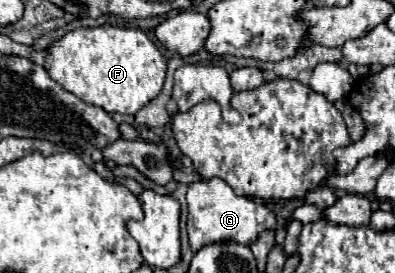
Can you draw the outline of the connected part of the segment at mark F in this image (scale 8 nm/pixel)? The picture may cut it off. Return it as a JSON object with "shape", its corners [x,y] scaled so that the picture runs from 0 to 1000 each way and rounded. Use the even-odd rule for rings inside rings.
{"shape":[[[197,103],[122,176],[111,249],[192,359],[263,396],[273,418],[344,418],[390,366],[420,278],[420,205],[349,103]]]}

